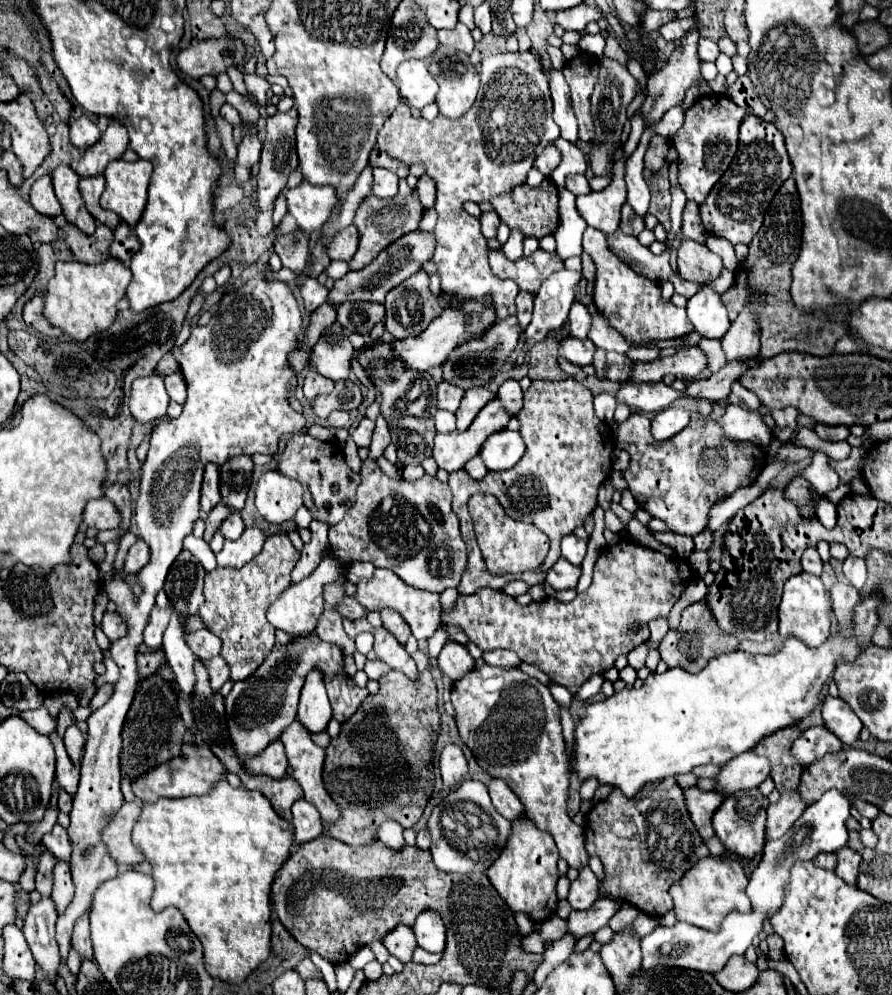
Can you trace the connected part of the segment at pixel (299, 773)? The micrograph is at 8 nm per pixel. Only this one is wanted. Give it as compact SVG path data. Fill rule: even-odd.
M293 722L283 734L281 734L281 742L285 744L285 750L287 750L287 758L289 758L289 764L293 768L293 778L299 782L299 786L303 788L305 792L305 800L311 802L319 812L321 812L321 820L325 824L333 824L341 818L341 810L339 806L335 804L335 800L327 794L325 786L323 786L323 778L321 778L321 772L323 772L323 762L325 762L325 750L319 748L317 744L313 744L309 732L305 732L305 728L301 728L301 724Z

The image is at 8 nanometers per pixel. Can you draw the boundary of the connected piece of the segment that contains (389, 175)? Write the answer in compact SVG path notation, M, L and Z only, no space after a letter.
M373 168L373 188L371 192L379 198L389 198L397 194L397 176L387 168Z

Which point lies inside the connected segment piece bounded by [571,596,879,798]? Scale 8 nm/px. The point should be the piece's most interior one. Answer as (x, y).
(676, 721)

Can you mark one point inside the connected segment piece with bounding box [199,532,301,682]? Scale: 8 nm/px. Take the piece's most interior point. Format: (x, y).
(236, 601)

